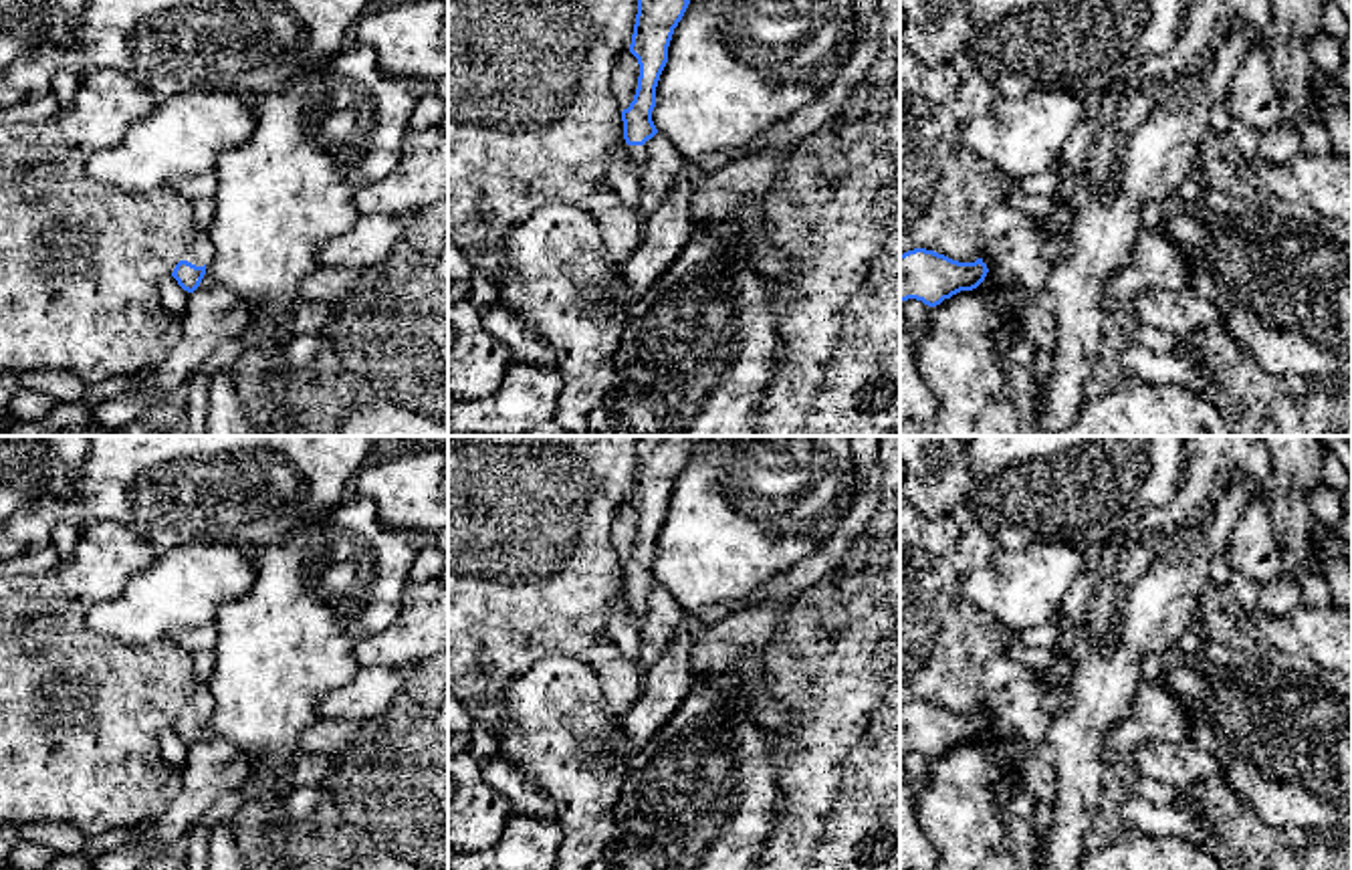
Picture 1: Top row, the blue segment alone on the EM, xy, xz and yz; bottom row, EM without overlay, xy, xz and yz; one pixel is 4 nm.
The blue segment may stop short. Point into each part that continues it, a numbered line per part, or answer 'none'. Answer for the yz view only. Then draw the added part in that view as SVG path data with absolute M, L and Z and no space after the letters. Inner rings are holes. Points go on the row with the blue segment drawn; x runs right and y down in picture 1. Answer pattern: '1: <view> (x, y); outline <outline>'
none

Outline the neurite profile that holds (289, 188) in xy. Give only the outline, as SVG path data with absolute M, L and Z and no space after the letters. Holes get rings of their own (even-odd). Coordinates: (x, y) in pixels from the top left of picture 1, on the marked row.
M355 42L341 48L315 73L254 99L256 127L252 135L220 153L214 168L218 188L212 196L216 214L208 230L214 252L208 258L206 275L216 287L234 289L250 305L250 333L274 363L285 363L289 341L278 331L289 321L291 307L301 301L301 283L321 266L319 248L351 230L359 220L355 194L398 168L416 103L408 81L381 73L375 50Z

